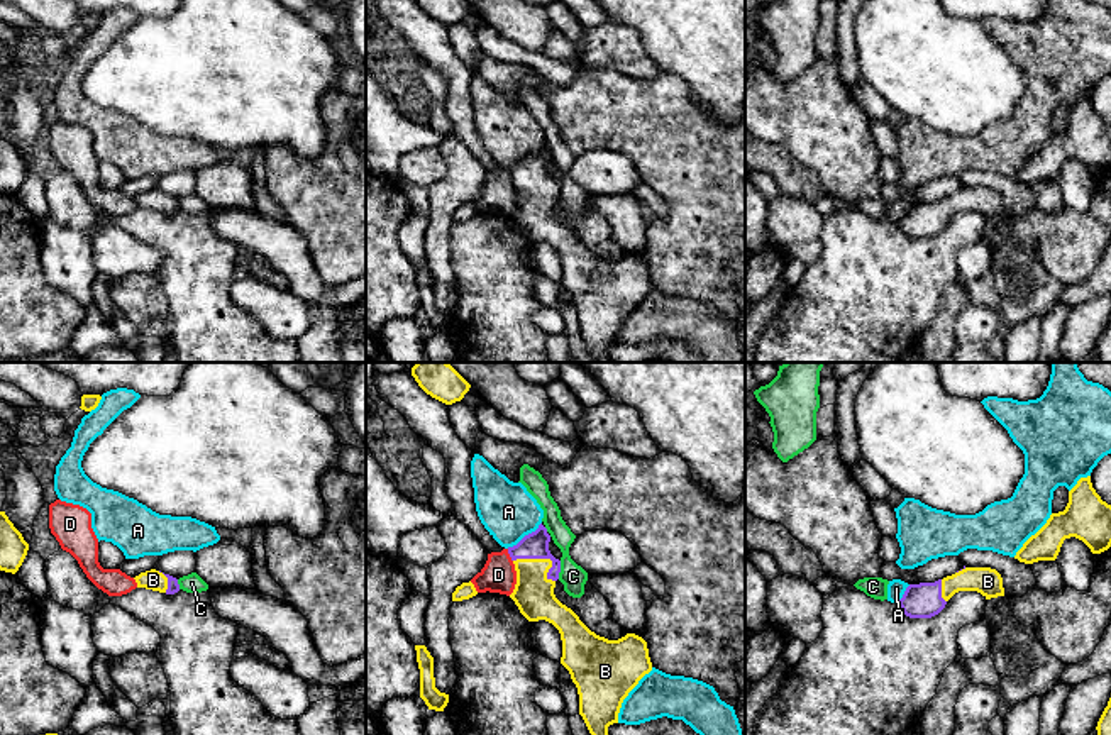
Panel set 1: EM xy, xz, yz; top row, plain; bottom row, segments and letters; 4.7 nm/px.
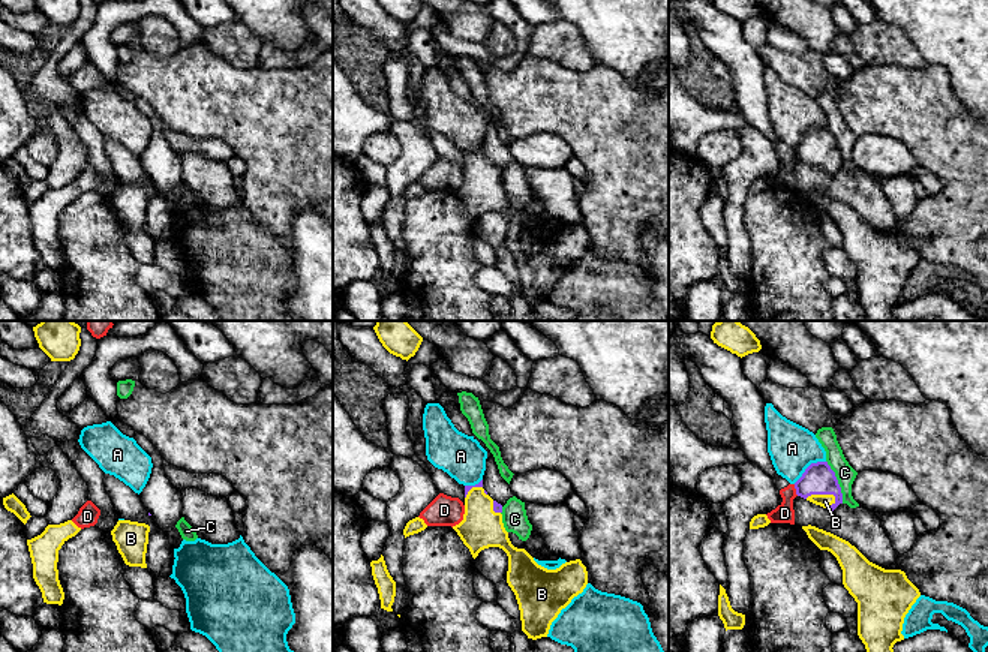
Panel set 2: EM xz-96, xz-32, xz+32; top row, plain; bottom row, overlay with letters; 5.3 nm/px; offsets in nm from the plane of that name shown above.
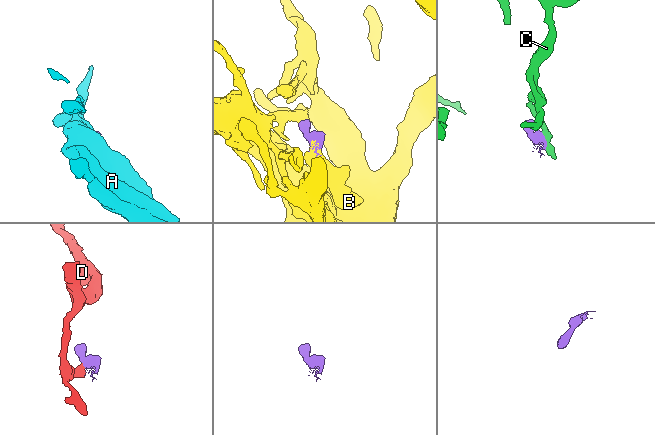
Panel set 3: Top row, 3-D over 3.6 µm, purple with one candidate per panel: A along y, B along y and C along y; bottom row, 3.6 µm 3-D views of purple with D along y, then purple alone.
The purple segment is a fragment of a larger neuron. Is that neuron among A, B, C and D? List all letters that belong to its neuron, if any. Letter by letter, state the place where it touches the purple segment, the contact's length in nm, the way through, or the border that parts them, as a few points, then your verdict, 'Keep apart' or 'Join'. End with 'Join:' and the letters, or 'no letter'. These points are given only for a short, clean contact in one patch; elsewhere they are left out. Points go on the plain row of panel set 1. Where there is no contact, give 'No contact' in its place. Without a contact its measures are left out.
A: Touches purple at xz (525, 156). Shared border 200 nm. Keep apart
B: Touches purple at xz (544, 178). Shared border 220 nm. Path across: xz (534, 166), (544, 178), (537, 185), (534, 215). Join
C: Touches purple at xz (559, 190). Shared border 90 nm. Boundary: xz (561, 182), (558, 198). Keep apart
D: Touches purple at xz (510, 176). Shared border 70 nm. Boundary: xz (507, 170), (512, 182). Keep apart
Join: B

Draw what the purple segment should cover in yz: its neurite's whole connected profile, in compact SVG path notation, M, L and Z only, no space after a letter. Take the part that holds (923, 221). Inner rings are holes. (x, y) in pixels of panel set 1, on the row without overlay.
M964 186L955 195L935 203L909 205L899 220L899 227L909 239L931 239L959 212L977 212L986 220L1004 217L1003 198L991 188Z

